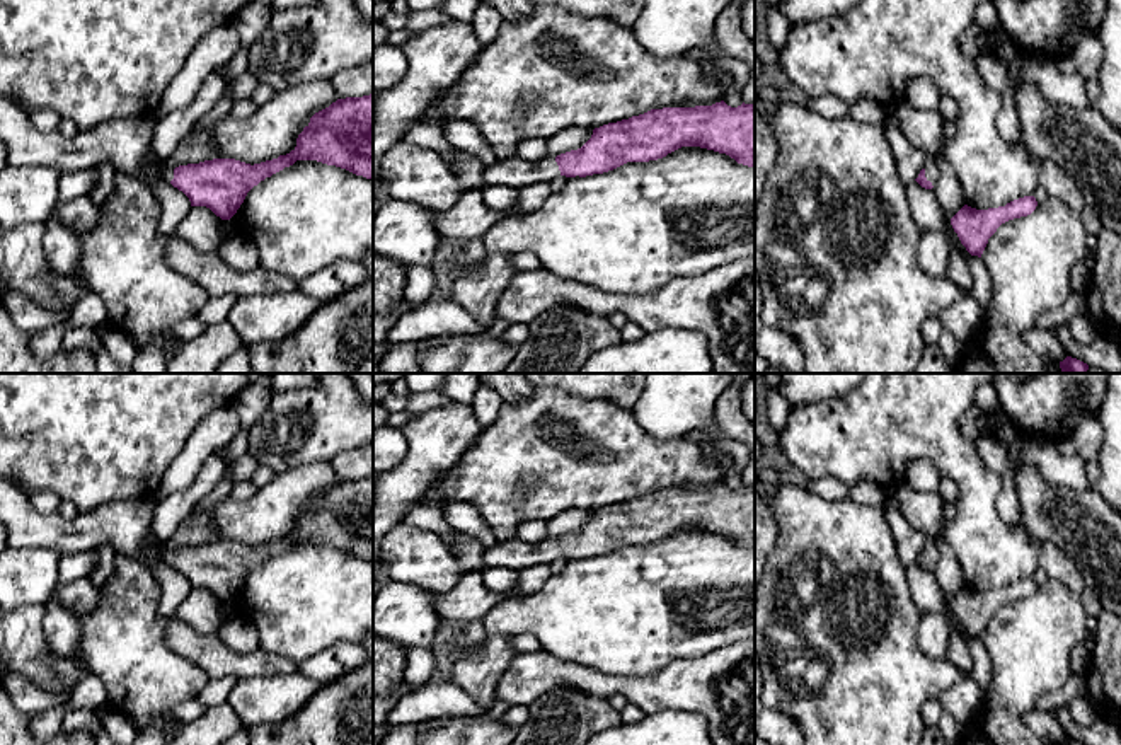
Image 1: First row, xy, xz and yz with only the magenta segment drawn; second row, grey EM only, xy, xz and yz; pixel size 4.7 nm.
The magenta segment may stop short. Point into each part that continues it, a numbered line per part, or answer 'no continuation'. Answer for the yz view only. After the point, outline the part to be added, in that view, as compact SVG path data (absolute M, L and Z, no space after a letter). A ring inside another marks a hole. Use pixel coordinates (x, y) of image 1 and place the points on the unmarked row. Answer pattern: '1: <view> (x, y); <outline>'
1: yz (931, 549); M927 542L923 551L925 551L927 563L930 563L932 568L935 568L937 561L939 561L939 556L940 556L937 544L935 542Z

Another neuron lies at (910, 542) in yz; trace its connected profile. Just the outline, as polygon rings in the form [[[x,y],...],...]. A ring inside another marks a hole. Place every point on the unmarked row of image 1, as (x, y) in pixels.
[[[896,484],[882,486],[882,513],[893,530],[900,561],[906,568],[918,559],[927,544],[927,539],[903,517],[901,508],[896,501],[898,488],[900,486]]]

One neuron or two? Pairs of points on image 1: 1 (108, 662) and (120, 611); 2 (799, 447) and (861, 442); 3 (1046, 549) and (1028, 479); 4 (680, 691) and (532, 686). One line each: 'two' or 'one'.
1: one
2: one
3: two
4: one

